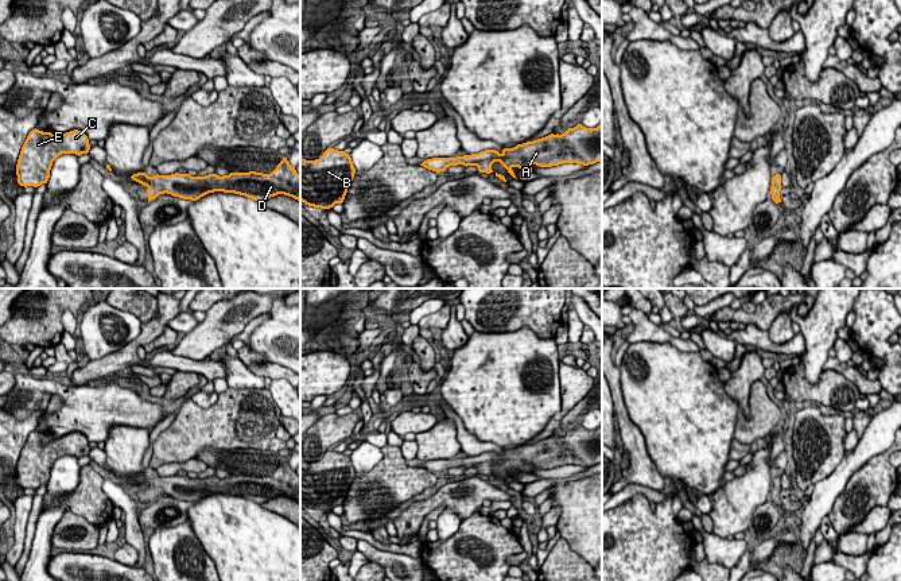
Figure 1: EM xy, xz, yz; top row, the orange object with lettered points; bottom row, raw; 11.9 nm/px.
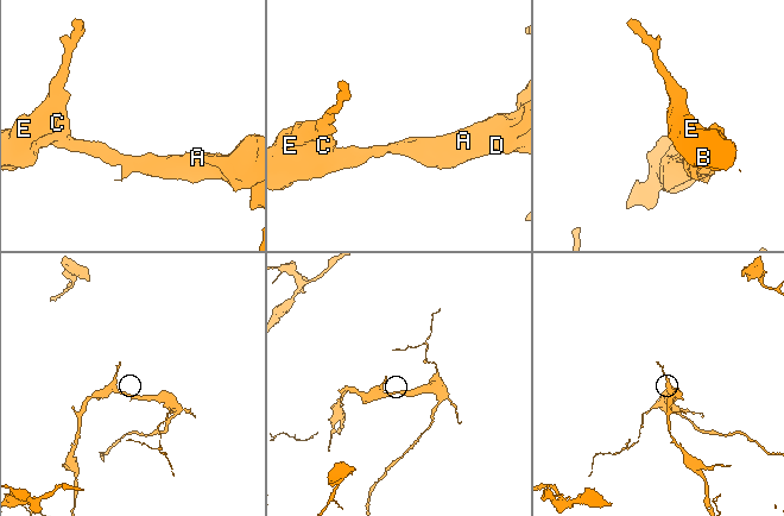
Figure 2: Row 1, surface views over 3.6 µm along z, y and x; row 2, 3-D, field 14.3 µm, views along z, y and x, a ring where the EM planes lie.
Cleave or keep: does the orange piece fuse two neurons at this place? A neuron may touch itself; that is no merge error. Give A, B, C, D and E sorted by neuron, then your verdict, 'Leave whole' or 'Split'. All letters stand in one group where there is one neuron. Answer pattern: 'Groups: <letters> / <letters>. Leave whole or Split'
Groups: A B C D E. Leave whole

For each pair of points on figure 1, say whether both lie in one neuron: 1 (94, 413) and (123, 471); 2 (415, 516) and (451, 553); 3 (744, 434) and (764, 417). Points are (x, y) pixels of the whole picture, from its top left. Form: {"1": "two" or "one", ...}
{"1": "two", "2": "two", "3": "one"}

